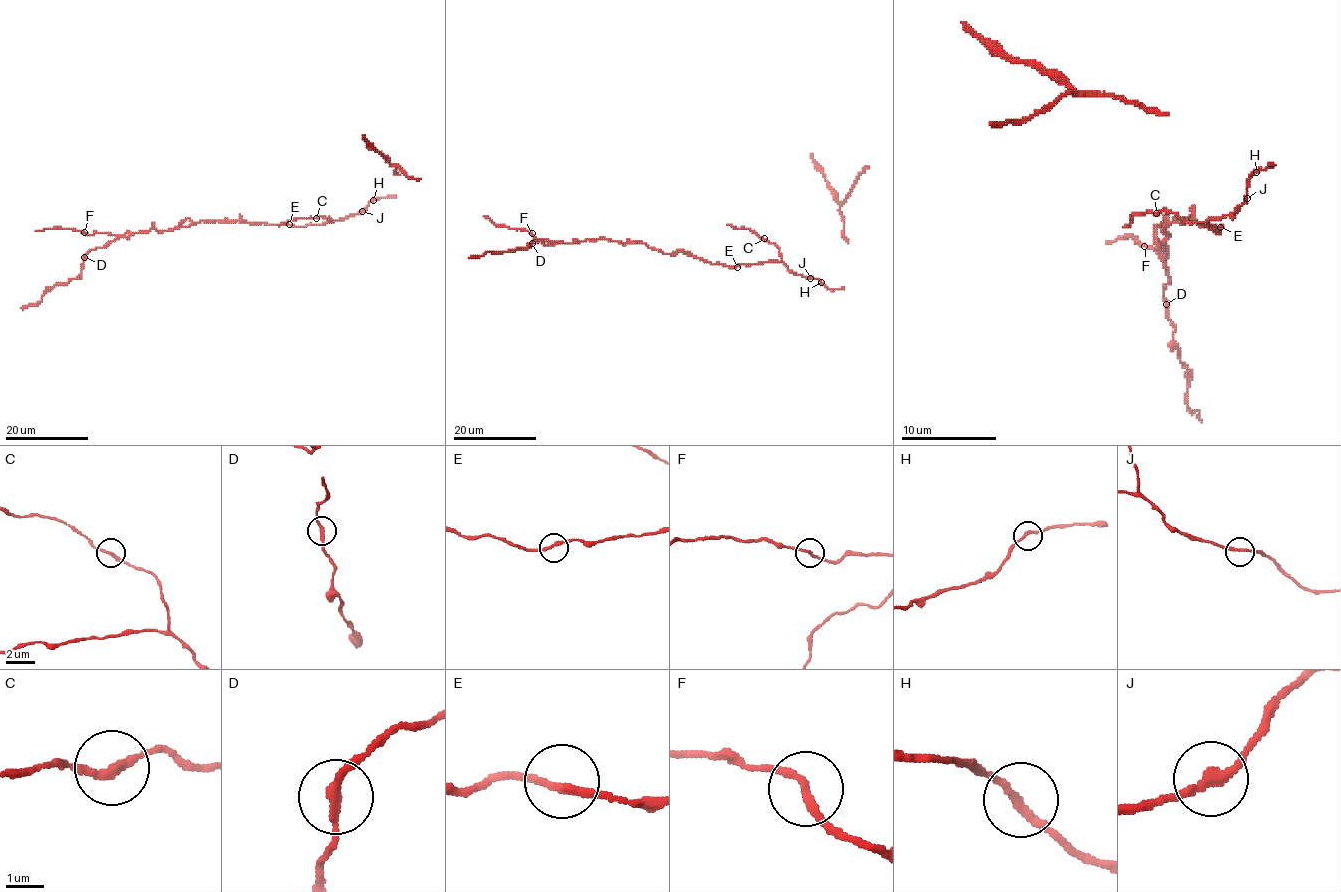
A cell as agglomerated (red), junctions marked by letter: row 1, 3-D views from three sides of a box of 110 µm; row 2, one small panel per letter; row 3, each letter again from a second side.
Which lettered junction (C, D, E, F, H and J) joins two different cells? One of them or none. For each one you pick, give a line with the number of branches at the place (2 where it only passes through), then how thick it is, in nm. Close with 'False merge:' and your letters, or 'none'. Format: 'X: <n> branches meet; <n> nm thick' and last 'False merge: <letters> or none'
False merge: none

